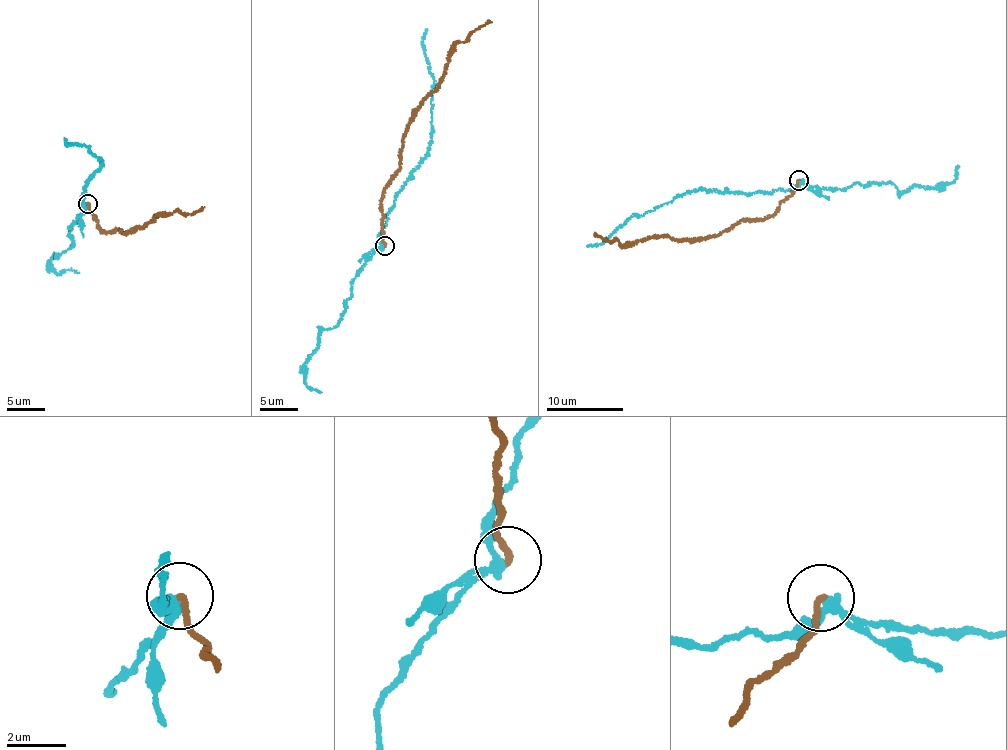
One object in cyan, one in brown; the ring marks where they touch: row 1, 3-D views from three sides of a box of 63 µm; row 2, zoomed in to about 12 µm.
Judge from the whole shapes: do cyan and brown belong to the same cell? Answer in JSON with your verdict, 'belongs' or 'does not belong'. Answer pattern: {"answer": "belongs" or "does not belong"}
{"answer": "does not belong"}

